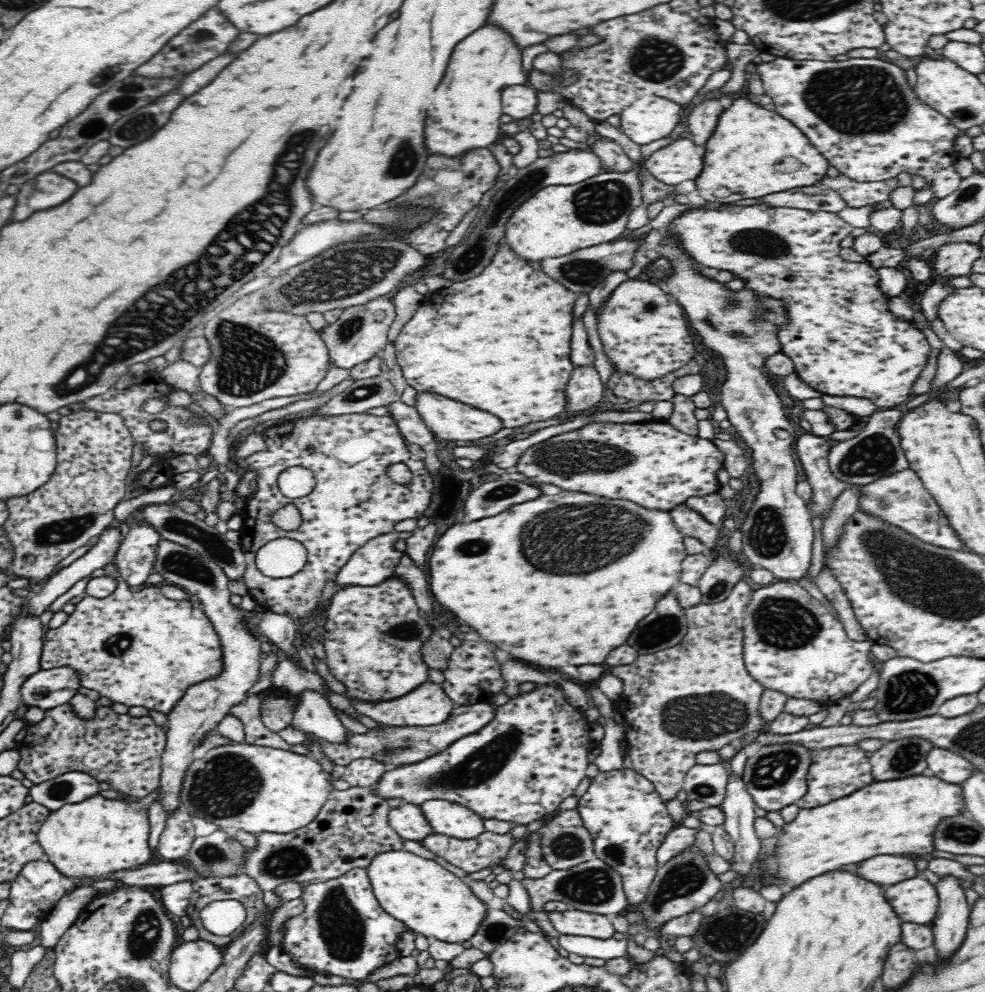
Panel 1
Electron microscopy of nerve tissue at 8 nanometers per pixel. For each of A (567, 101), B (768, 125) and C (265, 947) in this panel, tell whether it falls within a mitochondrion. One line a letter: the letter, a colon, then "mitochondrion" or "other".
A: other
B: other
C: other

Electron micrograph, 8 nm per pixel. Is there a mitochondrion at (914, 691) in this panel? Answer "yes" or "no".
yes

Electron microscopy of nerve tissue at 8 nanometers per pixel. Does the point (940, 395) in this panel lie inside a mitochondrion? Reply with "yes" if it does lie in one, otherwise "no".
no

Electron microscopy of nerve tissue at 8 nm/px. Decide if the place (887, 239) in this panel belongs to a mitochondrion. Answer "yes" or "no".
no

